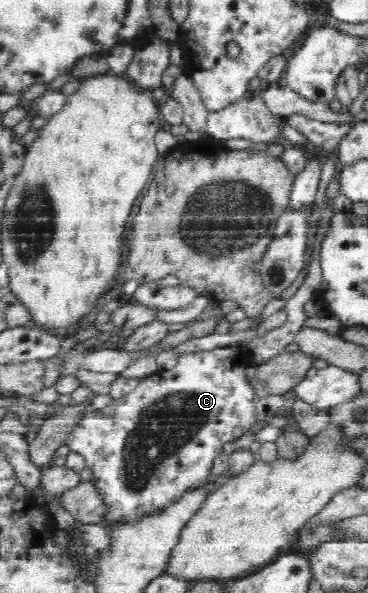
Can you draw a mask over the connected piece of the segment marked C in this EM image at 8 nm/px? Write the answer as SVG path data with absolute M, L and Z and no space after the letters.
M222 347L183 355L171 370L158 370L143 379L124 399L83 415L68 433L64 445L68 453L82 457L85 468L92 473L90 482L104 506L100 523L104 521L111 533L118 526L133 526L148 516L169 510L189 491L205 489L222 447L228 441L236 442L256 423L256 395L244 376L246 367L236 365L236 361L242 361L236 358L236 353L233 347Z

